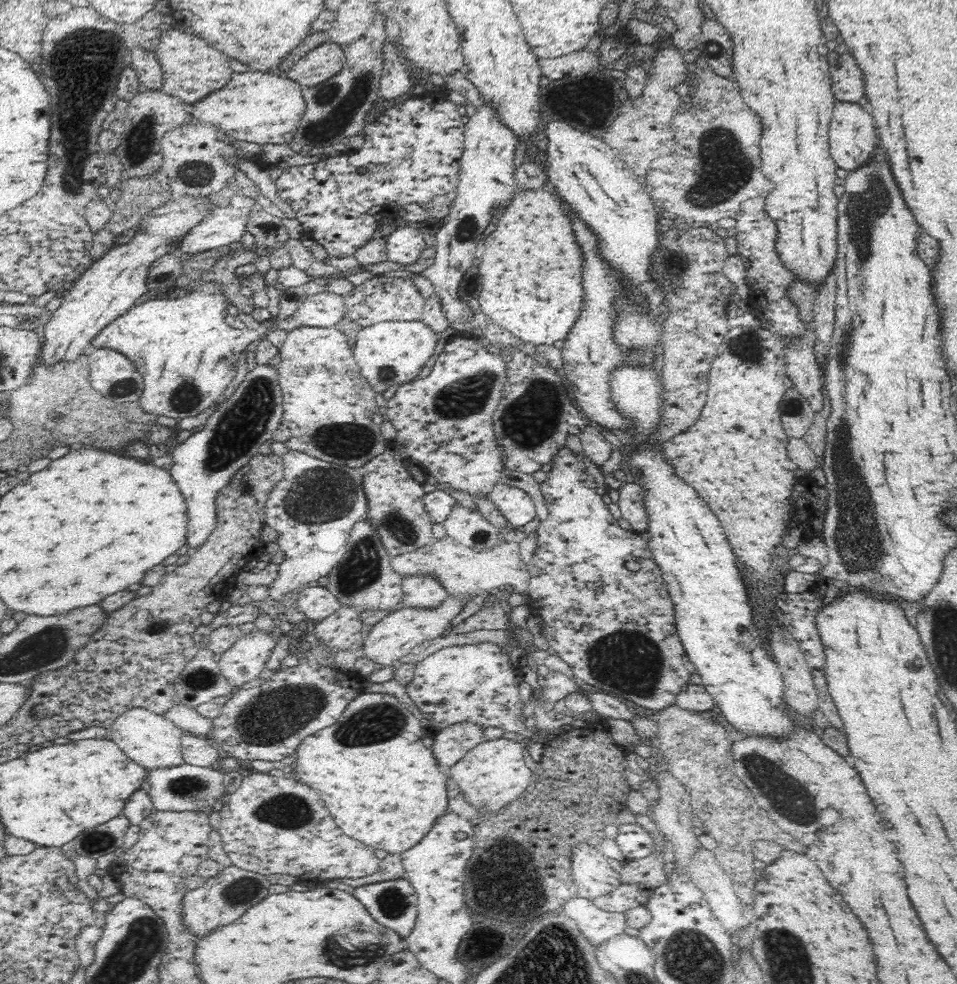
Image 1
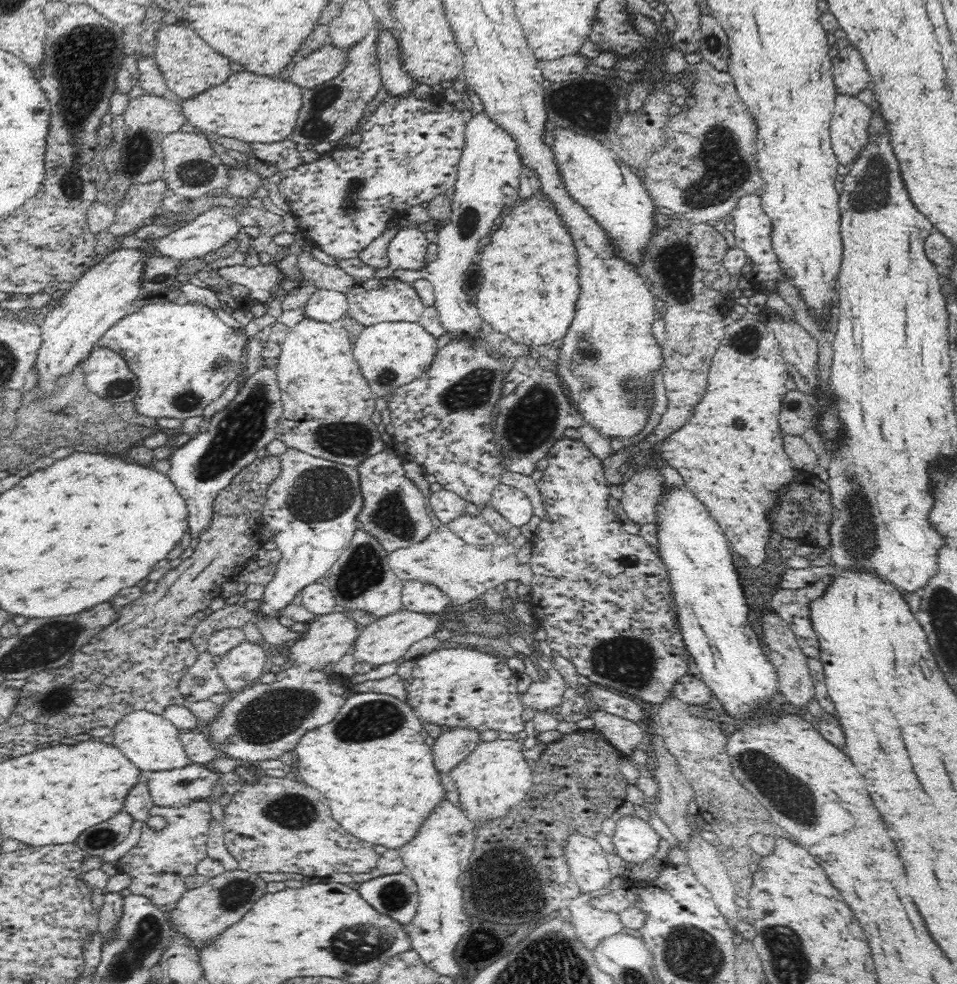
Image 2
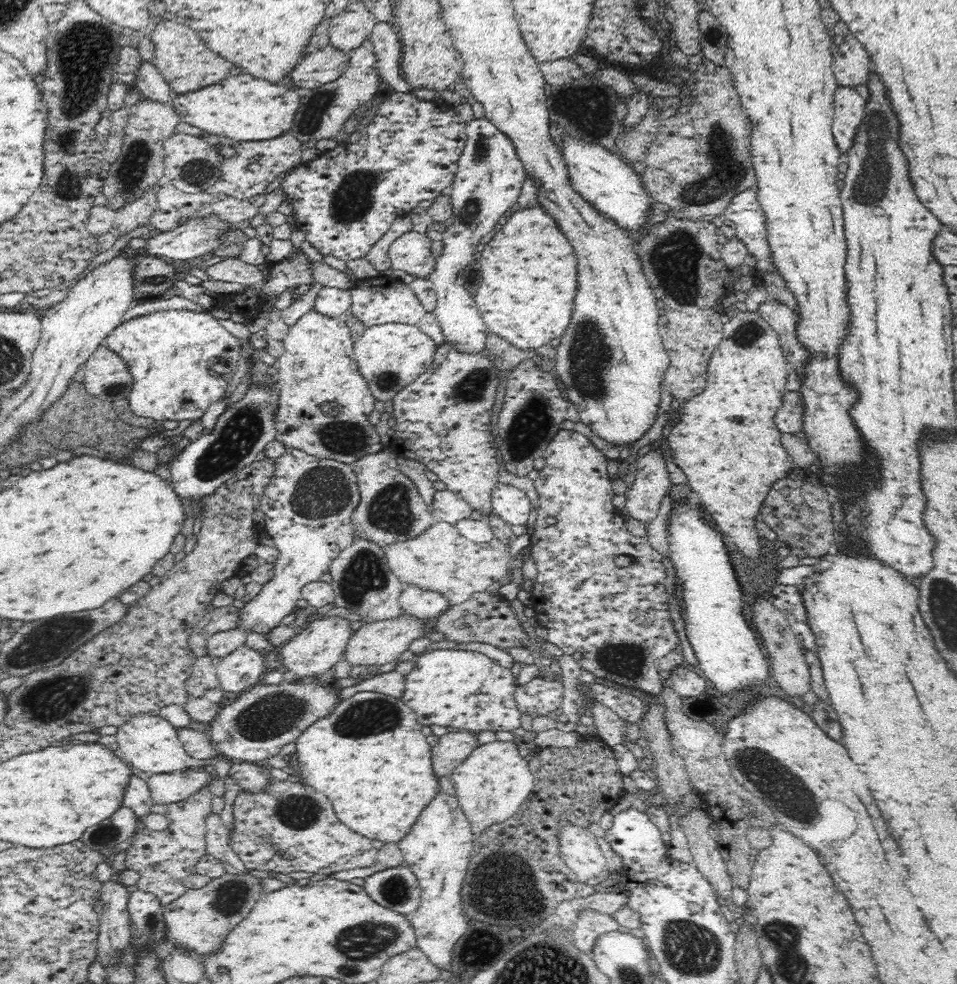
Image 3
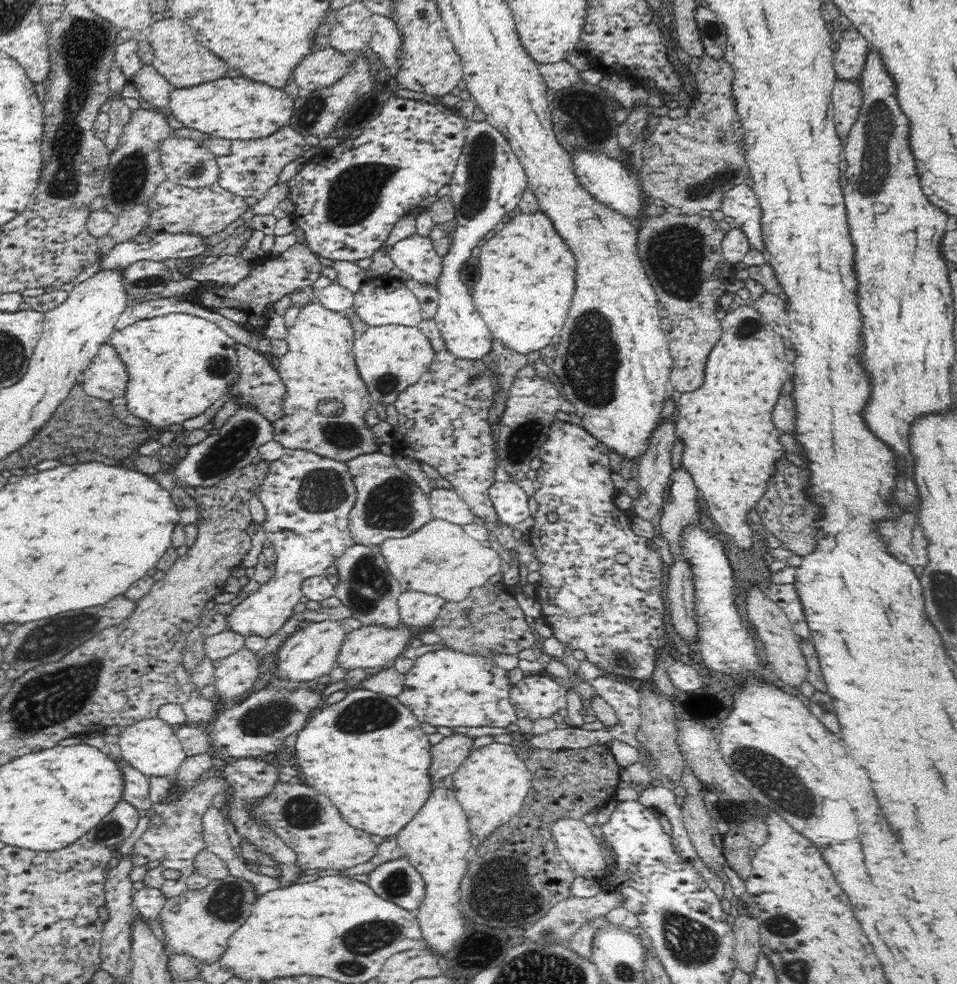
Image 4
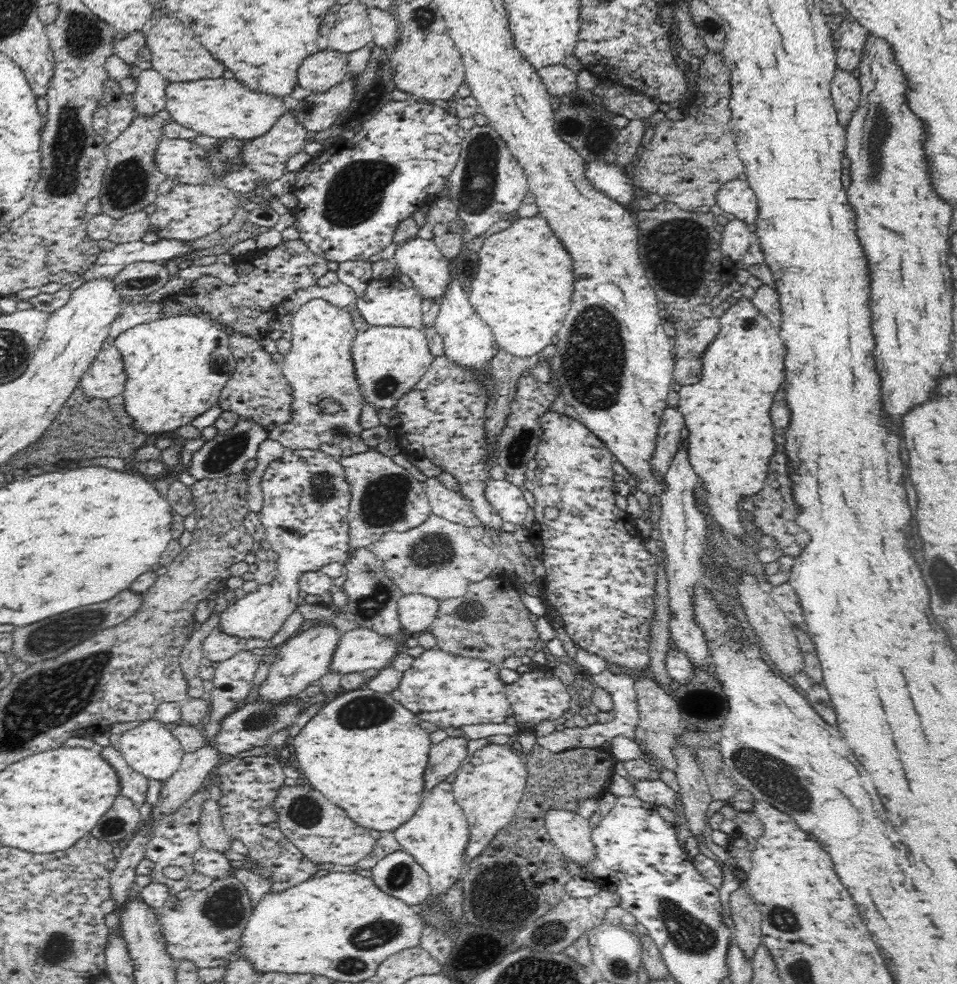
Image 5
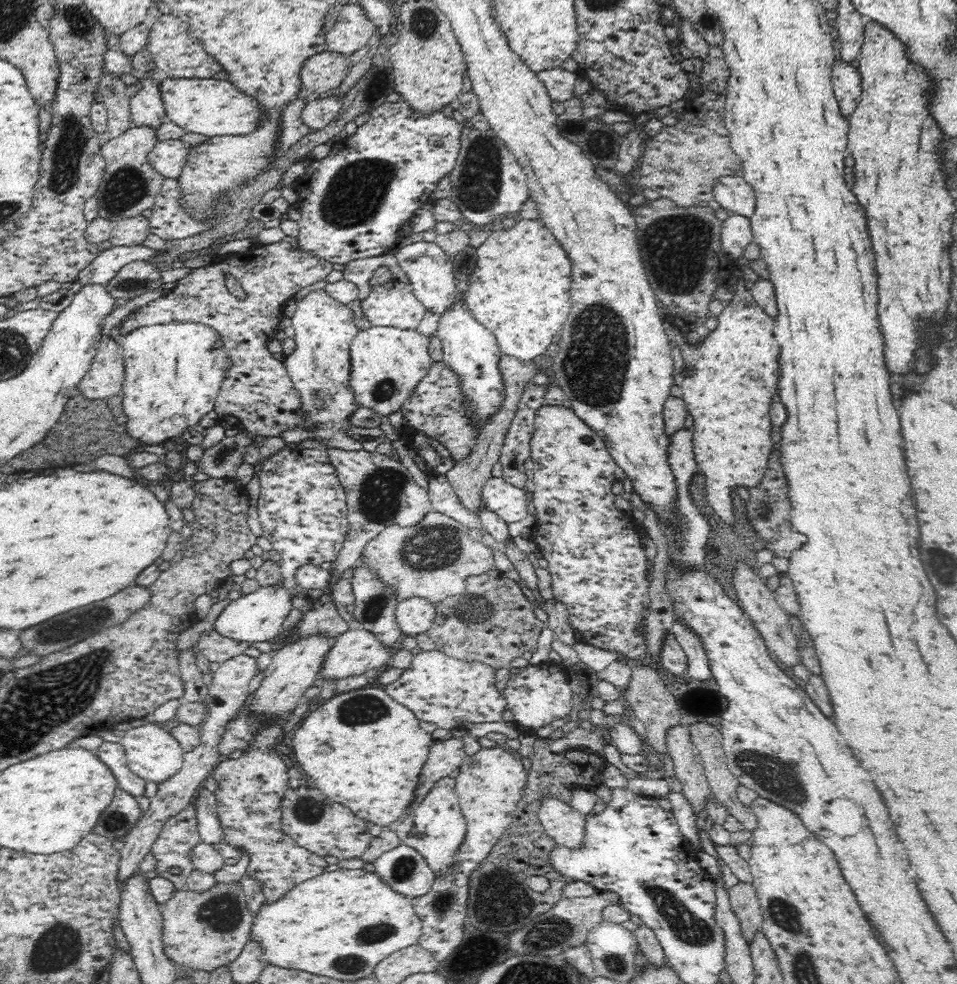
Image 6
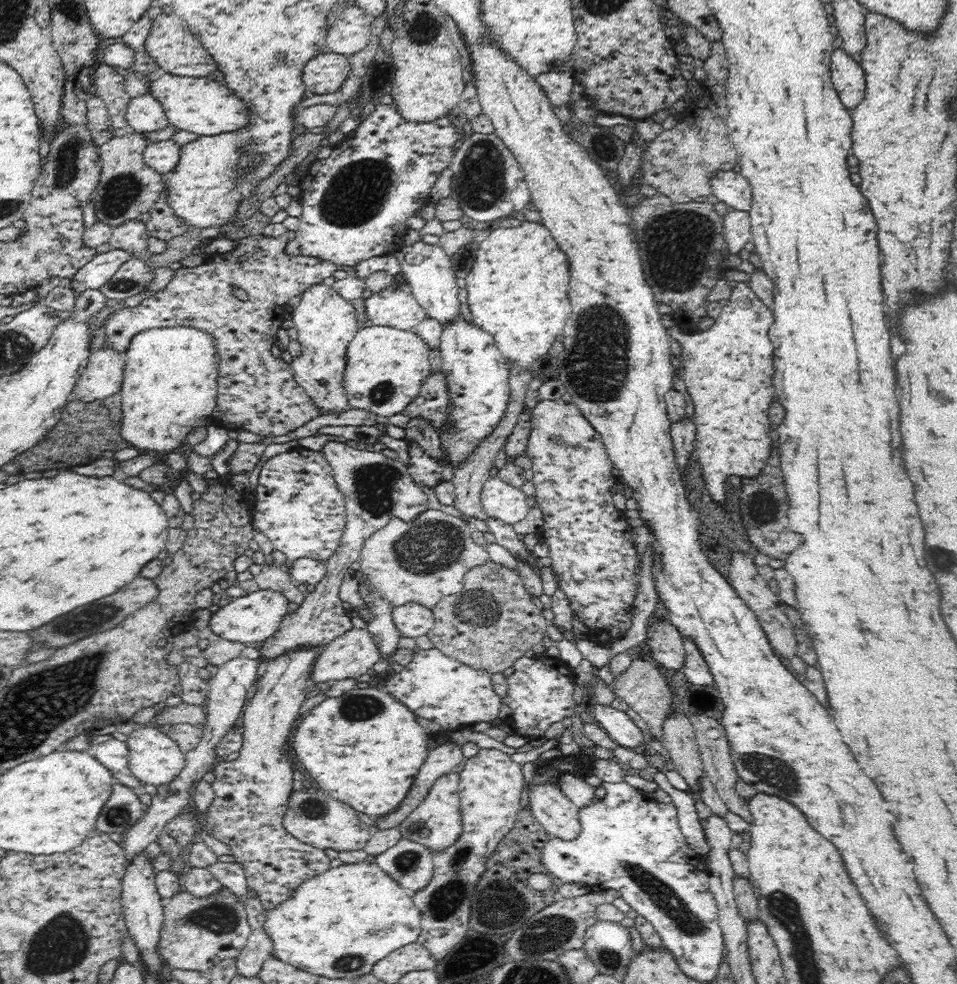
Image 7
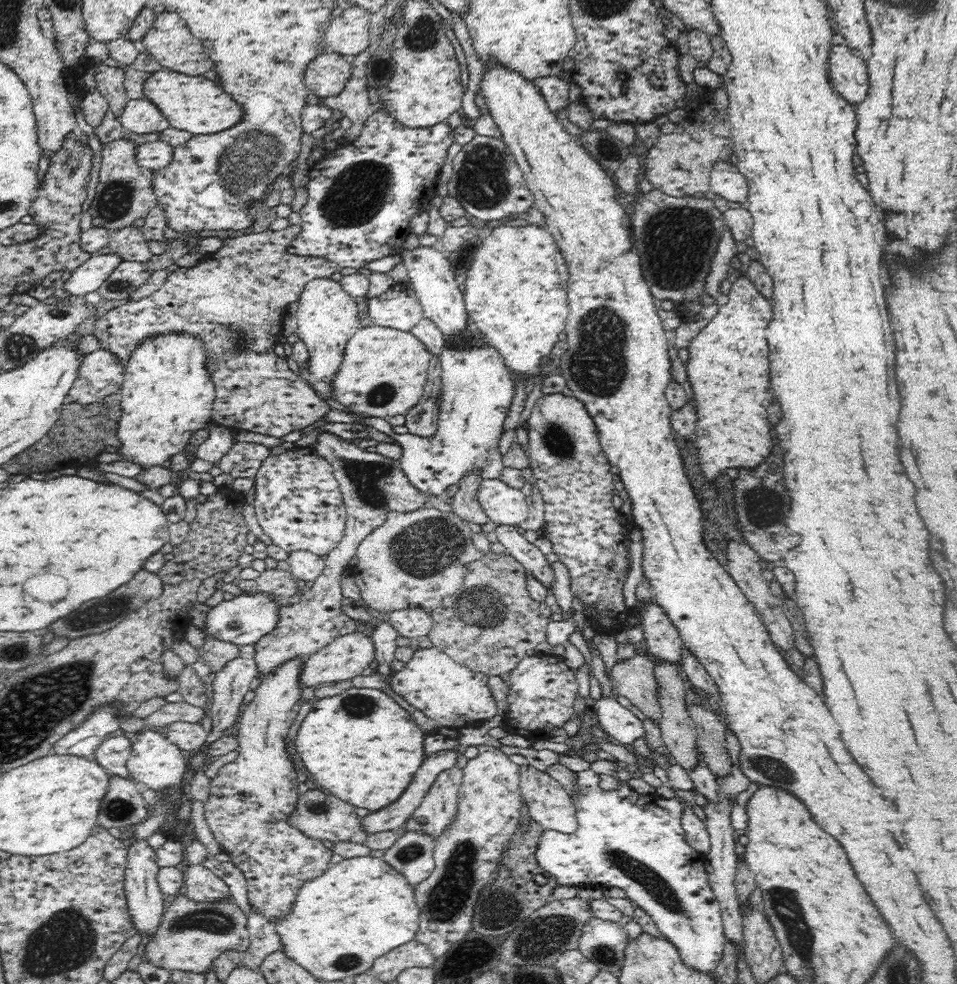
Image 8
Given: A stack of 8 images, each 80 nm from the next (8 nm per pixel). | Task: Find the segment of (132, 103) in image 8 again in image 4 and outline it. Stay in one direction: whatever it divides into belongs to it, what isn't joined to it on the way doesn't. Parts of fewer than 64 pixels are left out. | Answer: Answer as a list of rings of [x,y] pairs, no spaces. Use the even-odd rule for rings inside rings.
[[[152,64],[143,65],[130,82],[138,88],[142,100],[149,102],[150,107],[169,109],[169,96],[174,88]]]

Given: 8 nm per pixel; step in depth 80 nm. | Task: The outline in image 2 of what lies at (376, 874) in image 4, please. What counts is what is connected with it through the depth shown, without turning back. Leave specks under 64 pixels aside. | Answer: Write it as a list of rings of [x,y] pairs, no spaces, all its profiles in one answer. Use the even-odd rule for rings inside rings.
[[[405,873],[379,876],[359,884],[360,897],[378,913],[406,928],[412,924],[419,904],[417,886]]]

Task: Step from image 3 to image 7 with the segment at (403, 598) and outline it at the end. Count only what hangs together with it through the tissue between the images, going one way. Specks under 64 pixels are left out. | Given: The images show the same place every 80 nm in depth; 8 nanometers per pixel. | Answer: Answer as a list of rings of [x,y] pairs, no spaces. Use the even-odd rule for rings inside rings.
[[[417,602],[393,607],[392,616],[401,636],[408,636],[408,638],[427,635],[430,628],[434,626],[432,608]]]

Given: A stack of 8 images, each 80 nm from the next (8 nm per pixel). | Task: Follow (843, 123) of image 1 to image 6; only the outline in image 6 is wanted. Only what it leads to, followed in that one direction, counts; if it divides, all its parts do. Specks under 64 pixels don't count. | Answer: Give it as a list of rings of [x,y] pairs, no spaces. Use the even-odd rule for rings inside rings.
[[[838,58],[832,67],[832,82],[840,113],[848,119],[861,99],[862,79],[859,70]]]

